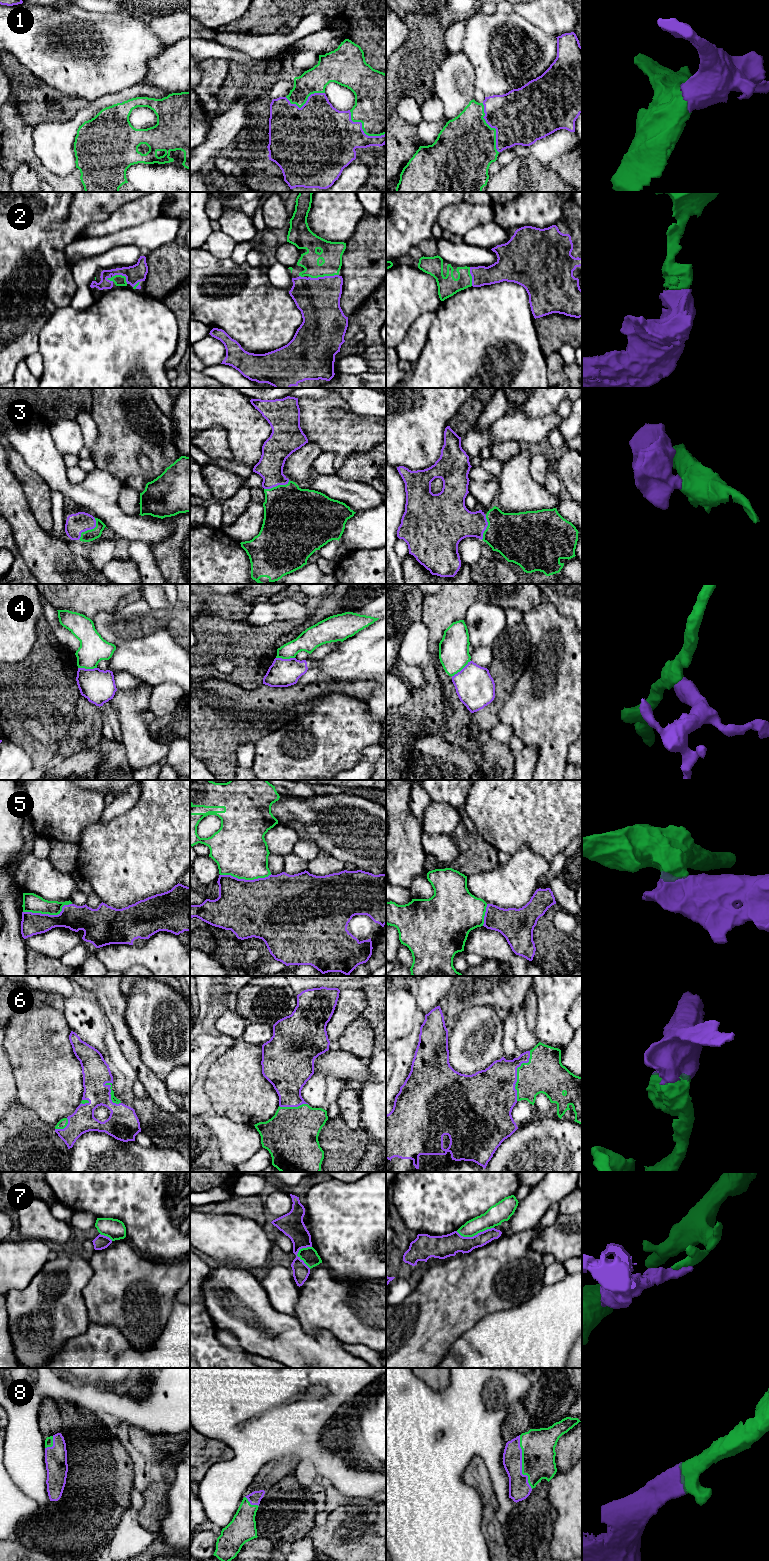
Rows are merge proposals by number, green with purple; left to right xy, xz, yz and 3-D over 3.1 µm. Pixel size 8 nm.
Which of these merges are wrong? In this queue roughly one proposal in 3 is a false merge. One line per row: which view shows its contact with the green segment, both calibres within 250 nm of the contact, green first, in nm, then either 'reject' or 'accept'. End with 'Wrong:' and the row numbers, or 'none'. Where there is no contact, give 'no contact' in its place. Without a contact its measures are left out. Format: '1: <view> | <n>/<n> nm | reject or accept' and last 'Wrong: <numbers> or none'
1: yz | 460/440 nm | accept
2: xy | 90/140 nm | accept
3: xy | 90/160 nm | accept
4: yz | 240/320 nm | reject
5: xy | 150/200 nm | reject
6: yz | 320/380 nm | accept
7: yz | 160/180 nm | reject
8: yz | 280/180 nm | accept
Wrong: 4, 5, 7

